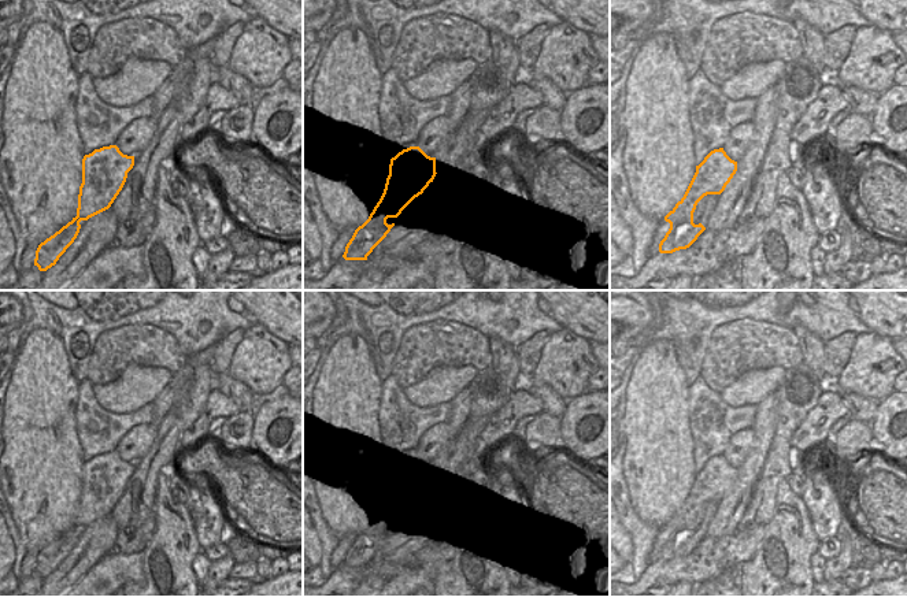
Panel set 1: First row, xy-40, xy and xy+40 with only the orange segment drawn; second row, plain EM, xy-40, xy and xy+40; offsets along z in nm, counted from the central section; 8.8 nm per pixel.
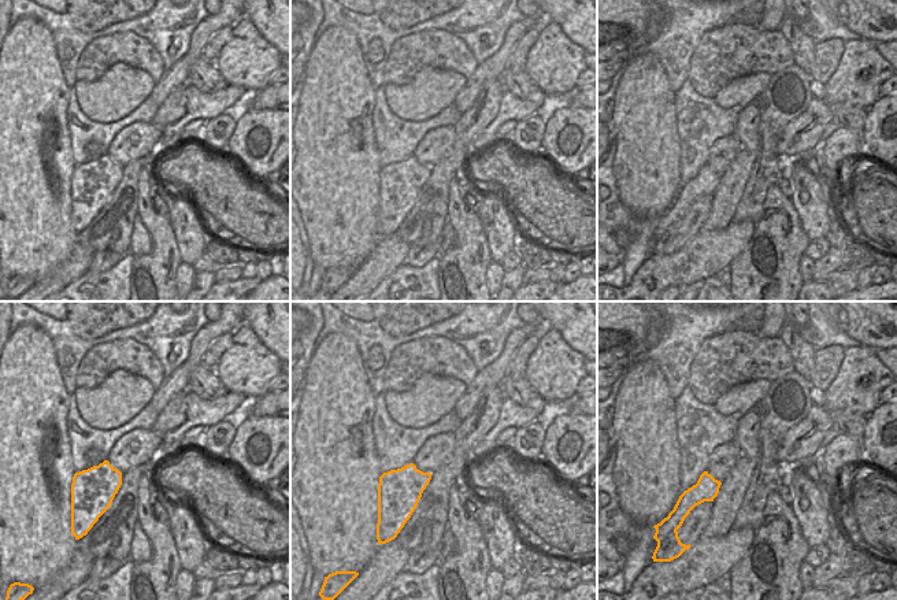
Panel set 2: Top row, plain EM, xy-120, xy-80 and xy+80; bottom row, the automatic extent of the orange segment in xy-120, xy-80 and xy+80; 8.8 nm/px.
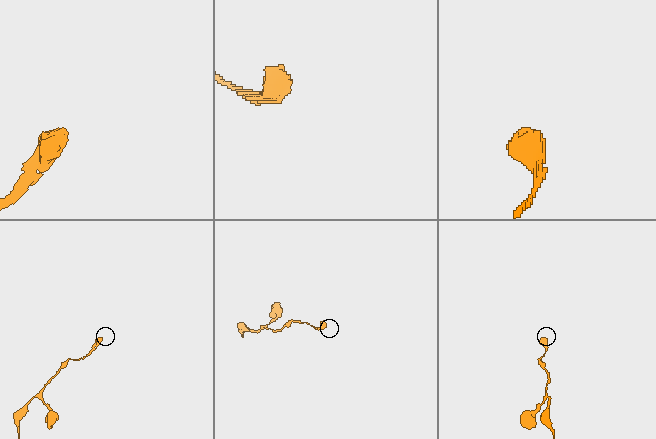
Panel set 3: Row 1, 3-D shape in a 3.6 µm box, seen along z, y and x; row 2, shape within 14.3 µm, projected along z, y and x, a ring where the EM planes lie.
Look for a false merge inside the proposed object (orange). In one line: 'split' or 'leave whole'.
split

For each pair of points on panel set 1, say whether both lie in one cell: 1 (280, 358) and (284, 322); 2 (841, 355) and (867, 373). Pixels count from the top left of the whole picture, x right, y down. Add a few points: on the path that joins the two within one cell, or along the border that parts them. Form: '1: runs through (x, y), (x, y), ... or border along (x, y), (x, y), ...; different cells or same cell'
1: border along (256, 321), (288, 345); different cells
2: border along (856, 334), (850, 360), (837, 377); different cells

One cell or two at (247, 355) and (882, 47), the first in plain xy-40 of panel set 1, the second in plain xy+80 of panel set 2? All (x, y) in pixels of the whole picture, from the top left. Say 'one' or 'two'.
two

